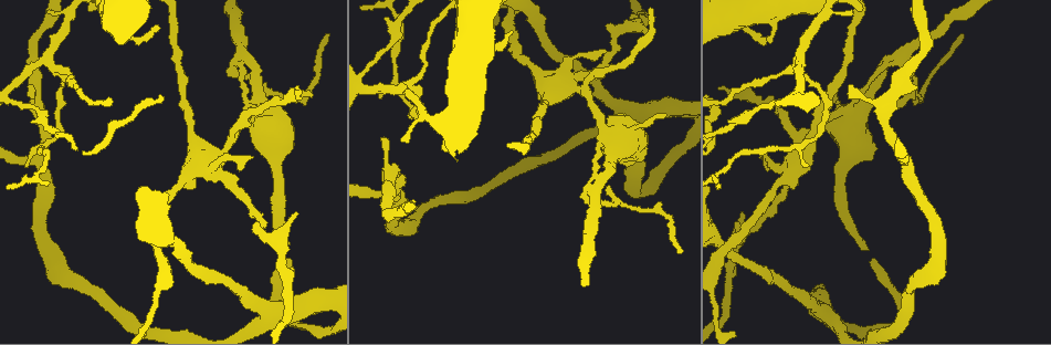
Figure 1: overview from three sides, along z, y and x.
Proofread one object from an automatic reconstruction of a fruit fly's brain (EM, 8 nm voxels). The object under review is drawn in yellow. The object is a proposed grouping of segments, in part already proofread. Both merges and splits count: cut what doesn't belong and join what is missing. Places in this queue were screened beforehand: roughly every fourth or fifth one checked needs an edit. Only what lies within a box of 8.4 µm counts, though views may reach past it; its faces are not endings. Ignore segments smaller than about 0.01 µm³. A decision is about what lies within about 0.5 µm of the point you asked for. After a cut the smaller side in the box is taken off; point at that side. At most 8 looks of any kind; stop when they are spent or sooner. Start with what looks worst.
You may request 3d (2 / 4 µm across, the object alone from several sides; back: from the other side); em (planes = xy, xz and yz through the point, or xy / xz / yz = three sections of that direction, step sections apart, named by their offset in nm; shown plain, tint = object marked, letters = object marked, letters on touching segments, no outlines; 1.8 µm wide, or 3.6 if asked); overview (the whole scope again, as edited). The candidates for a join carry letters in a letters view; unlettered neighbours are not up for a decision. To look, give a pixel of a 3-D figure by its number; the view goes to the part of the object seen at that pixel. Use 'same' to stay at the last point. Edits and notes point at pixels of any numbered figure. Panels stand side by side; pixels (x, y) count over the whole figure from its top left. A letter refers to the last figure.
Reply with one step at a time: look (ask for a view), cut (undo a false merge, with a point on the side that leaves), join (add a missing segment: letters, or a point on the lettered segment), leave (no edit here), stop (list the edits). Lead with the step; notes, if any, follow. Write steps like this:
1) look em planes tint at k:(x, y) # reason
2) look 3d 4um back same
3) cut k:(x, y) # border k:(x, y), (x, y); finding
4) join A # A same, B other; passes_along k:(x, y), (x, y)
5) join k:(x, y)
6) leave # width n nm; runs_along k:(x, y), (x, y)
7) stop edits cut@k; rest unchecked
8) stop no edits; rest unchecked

look 3d 4um back at 1:(274, 142) # calibre changes

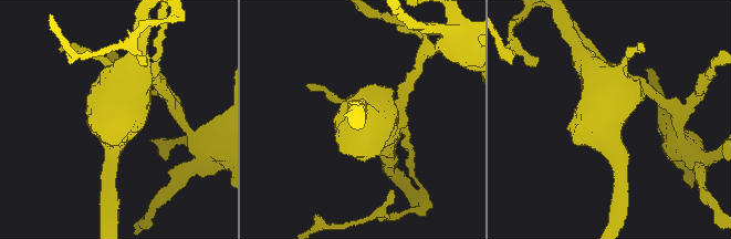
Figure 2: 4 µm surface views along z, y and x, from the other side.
look em 3.6um planes letters at 2:(361, 129)

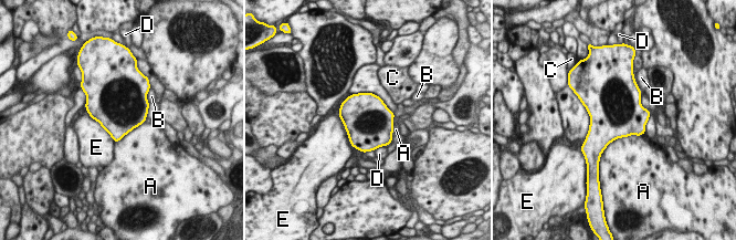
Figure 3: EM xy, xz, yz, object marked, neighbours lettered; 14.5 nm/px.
leave # width 700 nm; A other, B other, C other, D other, E other; border 3:(642, 134), (618, 137), (600, 154); continuous, no second cell

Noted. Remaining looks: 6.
look em planes letters at 1:(403, 89) # narrows sharply

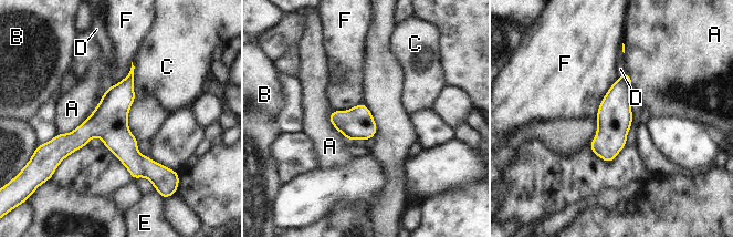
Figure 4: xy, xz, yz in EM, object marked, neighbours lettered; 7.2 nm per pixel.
leave # A other, B other, C other, D other, E other, F other; border 4:(618, 78), (603, 98), (595, 114); continuous, no second cell

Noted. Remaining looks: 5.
look em planes letters at 1:(40, 161) # two arms in line, one across

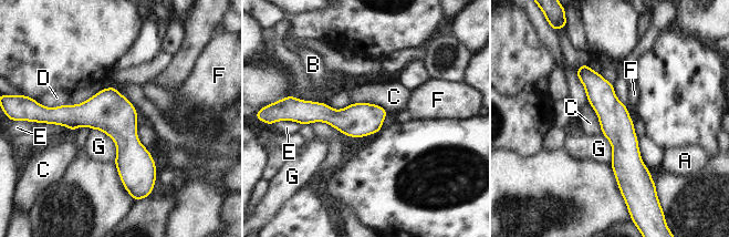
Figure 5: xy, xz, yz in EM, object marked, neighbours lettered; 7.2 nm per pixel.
leave # A other, B other, C other, D other, E other, F other, G other; runs_along 5:(584, 67), (624, 141), (626, 184); all the same cell

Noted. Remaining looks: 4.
stop no edits; rest unchecked

